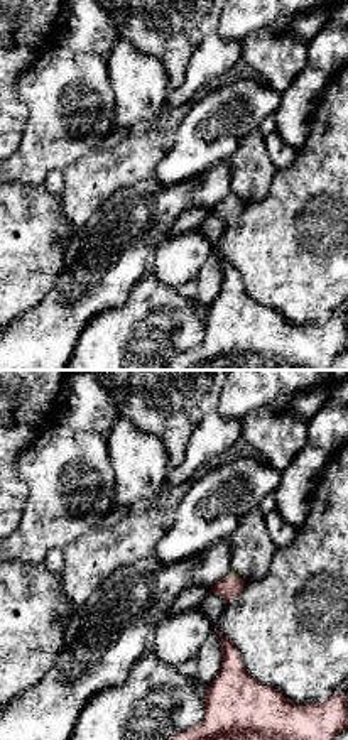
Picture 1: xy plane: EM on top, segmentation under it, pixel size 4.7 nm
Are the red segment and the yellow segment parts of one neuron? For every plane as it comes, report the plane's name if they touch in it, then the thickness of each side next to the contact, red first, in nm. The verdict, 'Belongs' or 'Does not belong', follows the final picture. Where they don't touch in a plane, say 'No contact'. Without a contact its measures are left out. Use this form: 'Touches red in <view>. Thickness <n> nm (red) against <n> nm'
Touches red in xy. Thickness 110 nm (red) against 30 nm

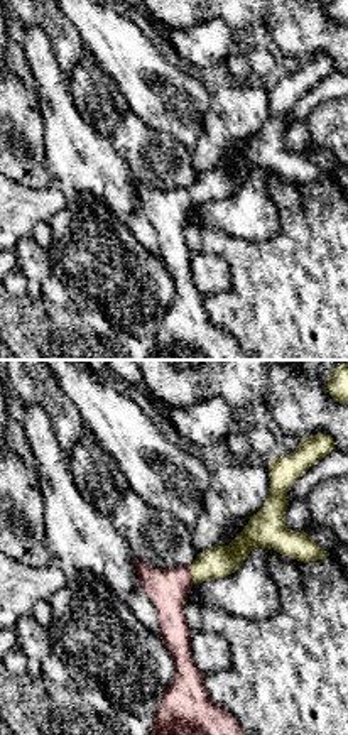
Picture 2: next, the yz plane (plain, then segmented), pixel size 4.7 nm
Touches red in yz. Thickness 190 nm (red) against 160 nm

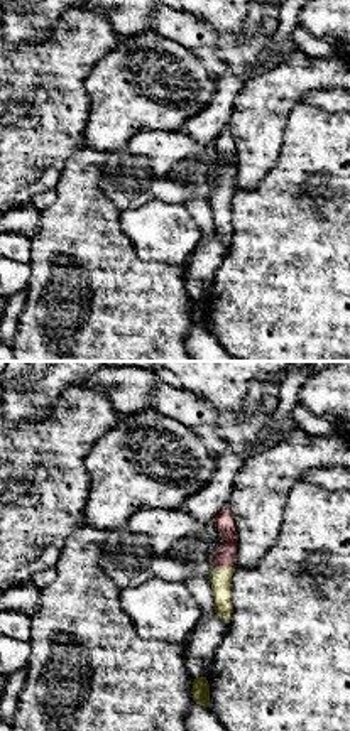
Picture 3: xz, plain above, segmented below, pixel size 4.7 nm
Touches red in xz. Thickness 100 nm (red) against 100 nm

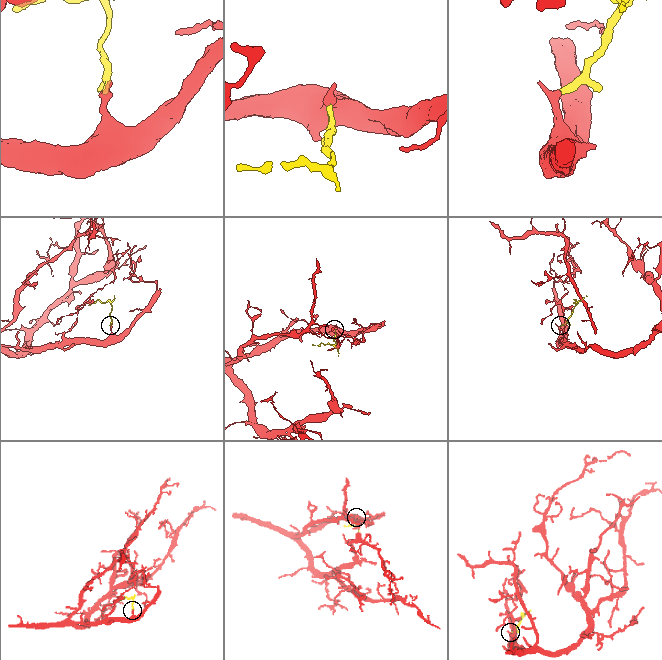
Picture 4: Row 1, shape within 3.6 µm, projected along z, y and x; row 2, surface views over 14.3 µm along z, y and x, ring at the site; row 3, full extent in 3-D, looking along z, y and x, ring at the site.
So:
Belongs

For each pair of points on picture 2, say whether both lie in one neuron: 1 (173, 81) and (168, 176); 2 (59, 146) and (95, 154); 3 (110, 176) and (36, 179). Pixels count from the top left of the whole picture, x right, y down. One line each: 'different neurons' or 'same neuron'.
1: different neurons
2: same neuron
3: different neurons

